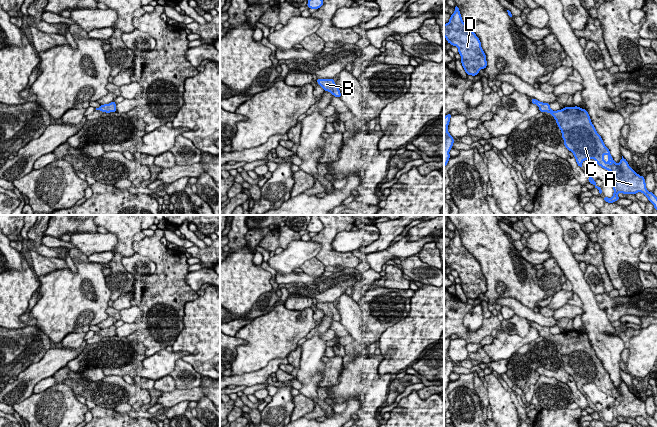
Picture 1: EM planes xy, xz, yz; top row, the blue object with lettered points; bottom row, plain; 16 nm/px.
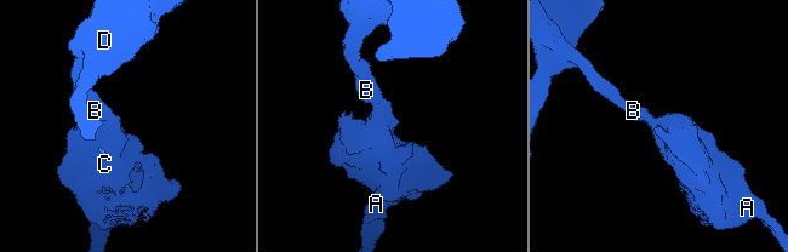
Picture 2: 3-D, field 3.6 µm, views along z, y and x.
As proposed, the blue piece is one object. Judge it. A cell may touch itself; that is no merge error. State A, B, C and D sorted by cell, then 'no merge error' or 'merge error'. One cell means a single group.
A B C D | no merge error

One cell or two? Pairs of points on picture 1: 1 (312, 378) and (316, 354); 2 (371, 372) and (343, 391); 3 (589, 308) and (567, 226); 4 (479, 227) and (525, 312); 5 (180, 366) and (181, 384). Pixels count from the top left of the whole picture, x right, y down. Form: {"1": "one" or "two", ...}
{"1": "one", "2": "one", "3": "two", "4": "two", "5": "one"}

